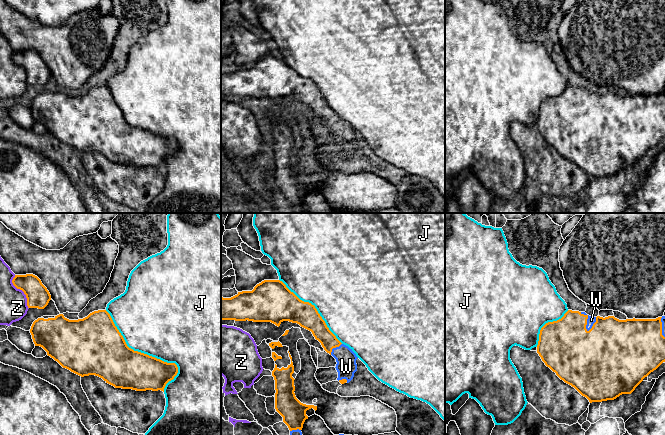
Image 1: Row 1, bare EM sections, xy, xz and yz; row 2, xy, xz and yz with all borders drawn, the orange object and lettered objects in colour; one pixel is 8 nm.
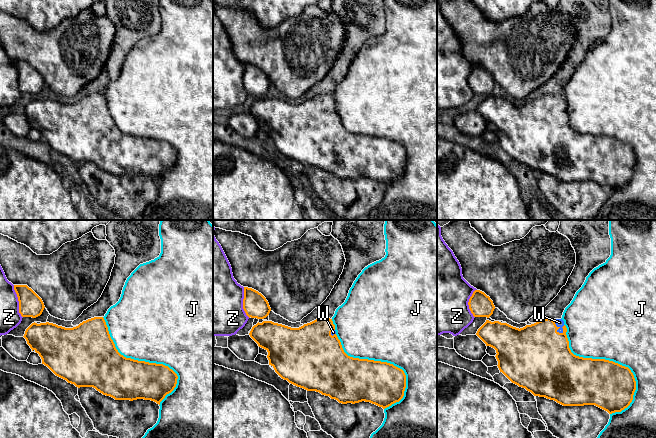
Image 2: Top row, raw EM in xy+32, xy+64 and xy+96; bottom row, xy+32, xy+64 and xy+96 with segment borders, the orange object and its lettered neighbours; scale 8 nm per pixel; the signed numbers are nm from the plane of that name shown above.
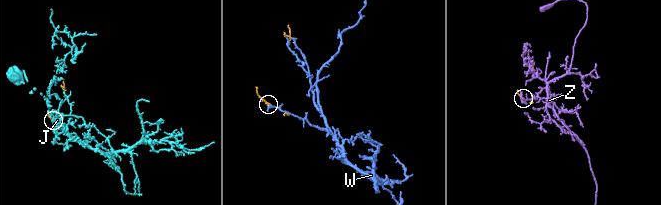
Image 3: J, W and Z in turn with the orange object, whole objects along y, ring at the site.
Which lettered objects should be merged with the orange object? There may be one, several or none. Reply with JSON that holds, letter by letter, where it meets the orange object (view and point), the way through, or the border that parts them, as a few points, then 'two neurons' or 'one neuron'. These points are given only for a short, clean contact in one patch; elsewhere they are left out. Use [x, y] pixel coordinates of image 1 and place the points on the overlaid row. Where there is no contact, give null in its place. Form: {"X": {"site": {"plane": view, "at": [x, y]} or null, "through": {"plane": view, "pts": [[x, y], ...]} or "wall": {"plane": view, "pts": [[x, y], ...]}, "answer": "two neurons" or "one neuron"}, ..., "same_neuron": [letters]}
{"J": {"site": {"plane": "xy", "at": [148, 355]}, "answer": "two neurons"}, "W": {"site": {"plane": "yz", "at": [586, 320]}, "answer": "one neuron"}, "Z": {"site": {"plane": "xy", "at": [22, 290]}, "answer": "two neurons"}, "same_neuron": ["W"]}

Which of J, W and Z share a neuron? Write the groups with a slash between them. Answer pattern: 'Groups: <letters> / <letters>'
Groups: J / W / Z

